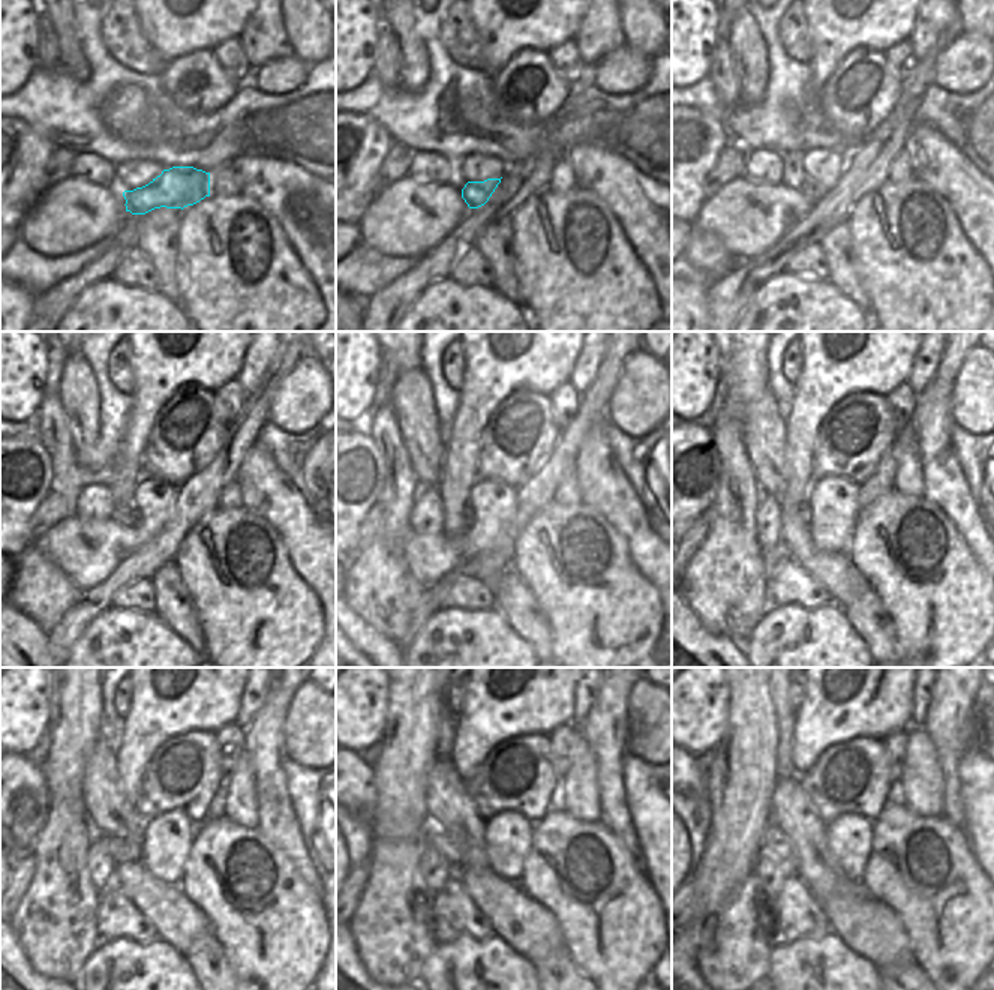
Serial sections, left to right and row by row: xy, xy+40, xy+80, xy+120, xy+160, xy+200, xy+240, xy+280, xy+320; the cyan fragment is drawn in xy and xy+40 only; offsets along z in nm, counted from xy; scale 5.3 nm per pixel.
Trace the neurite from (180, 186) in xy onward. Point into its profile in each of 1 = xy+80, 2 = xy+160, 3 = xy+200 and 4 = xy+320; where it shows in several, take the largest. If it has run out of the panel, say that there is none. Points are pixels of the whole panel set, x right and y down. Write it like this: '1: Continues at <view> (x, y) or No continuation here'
1: Continues at xy+80 (811, 189)
2: Continues at xy+160 (468, 510)
3: Continues at xy+200 (804, 510)
4: Continues at xy+320 (774, 842).

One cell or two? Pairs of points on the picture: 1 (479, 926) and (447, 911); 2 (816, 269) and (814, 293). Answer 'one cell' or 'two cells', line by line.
1: one cell
2: two cells

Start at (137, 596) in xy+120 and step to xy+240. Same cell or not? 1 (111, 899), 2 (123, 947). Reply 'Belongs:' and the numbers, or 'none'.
Belongs: 1

